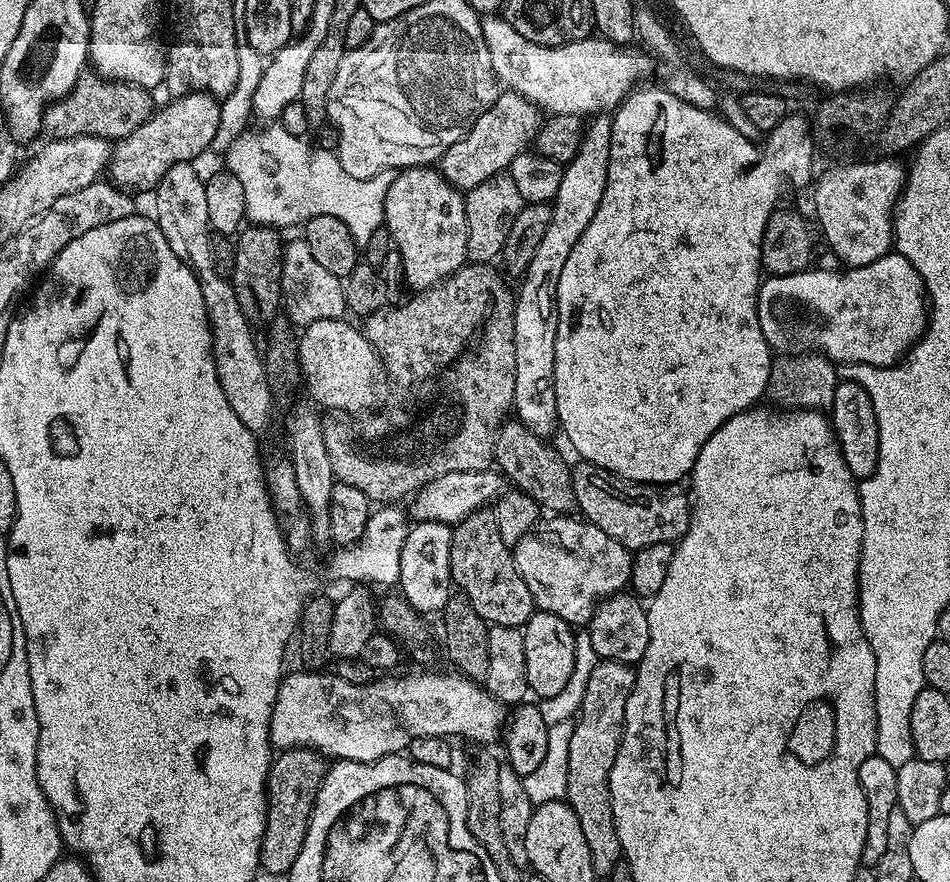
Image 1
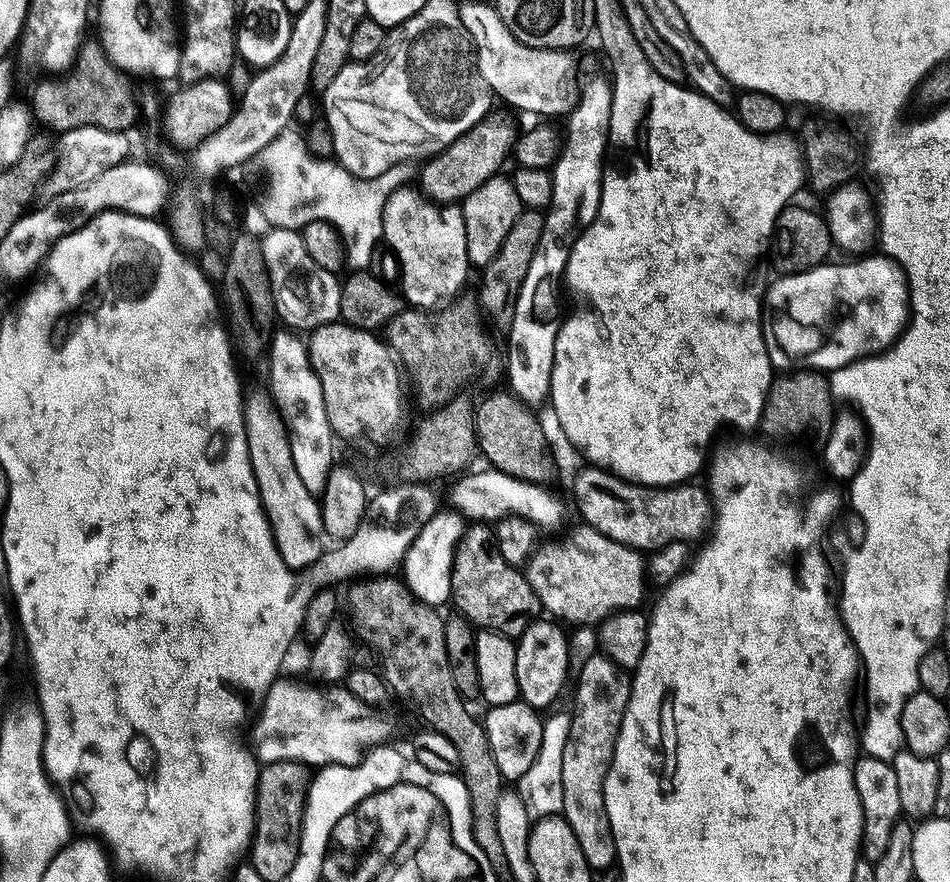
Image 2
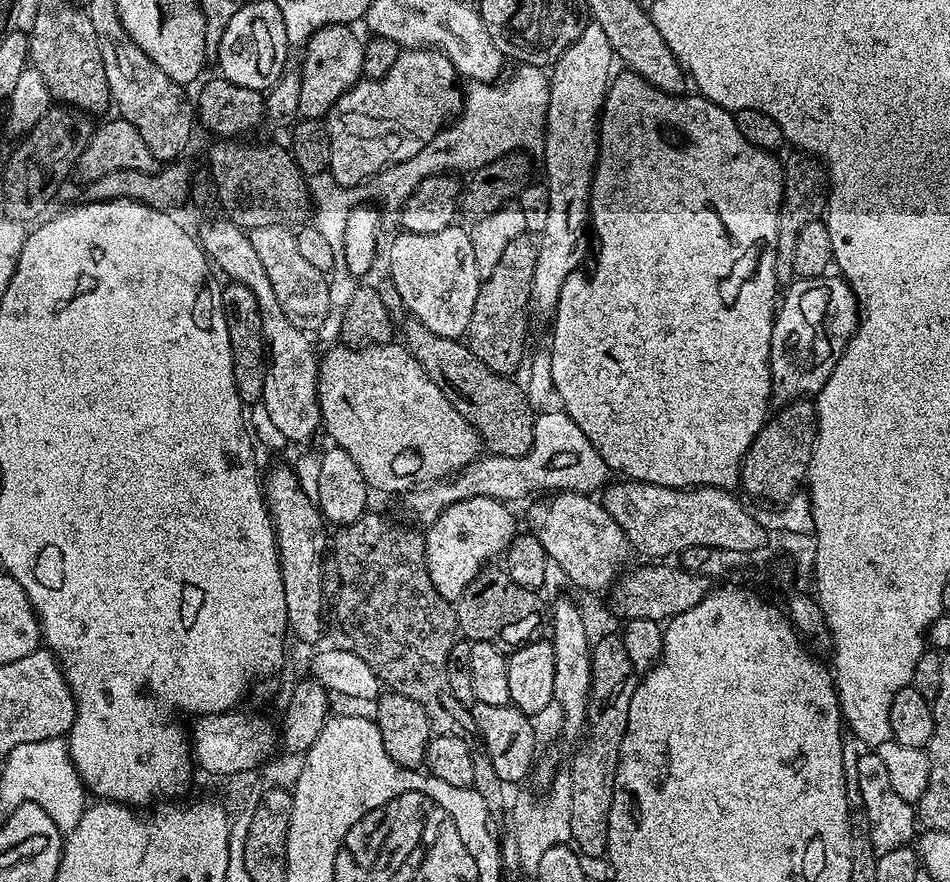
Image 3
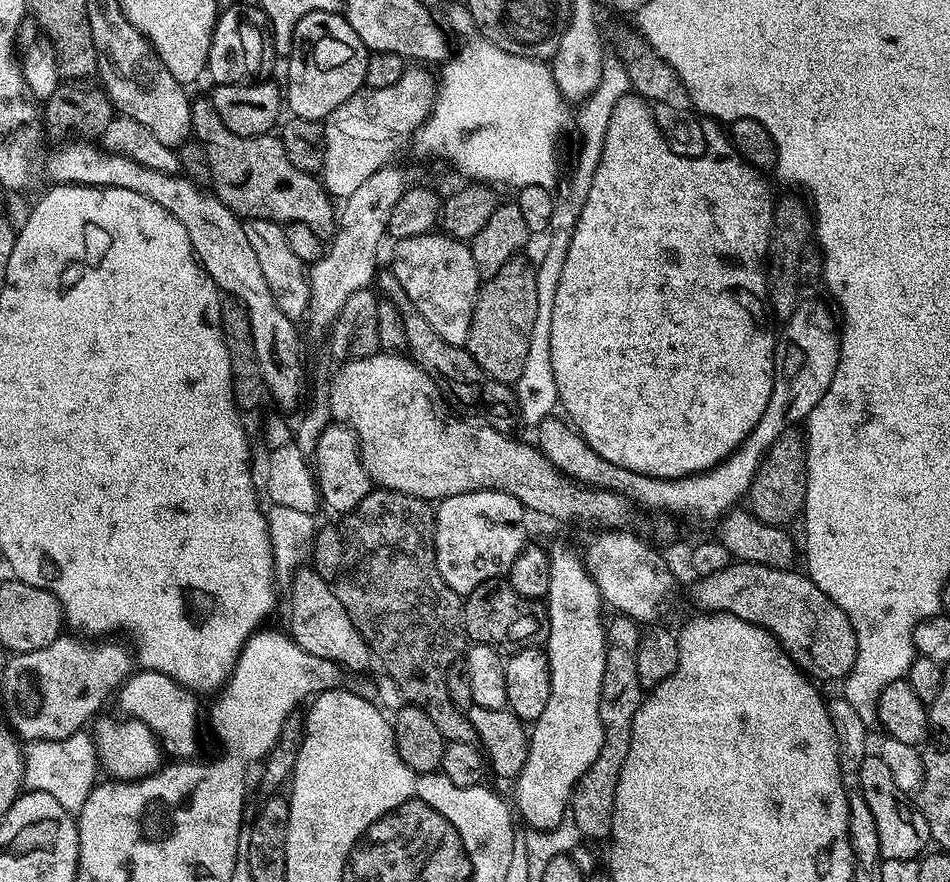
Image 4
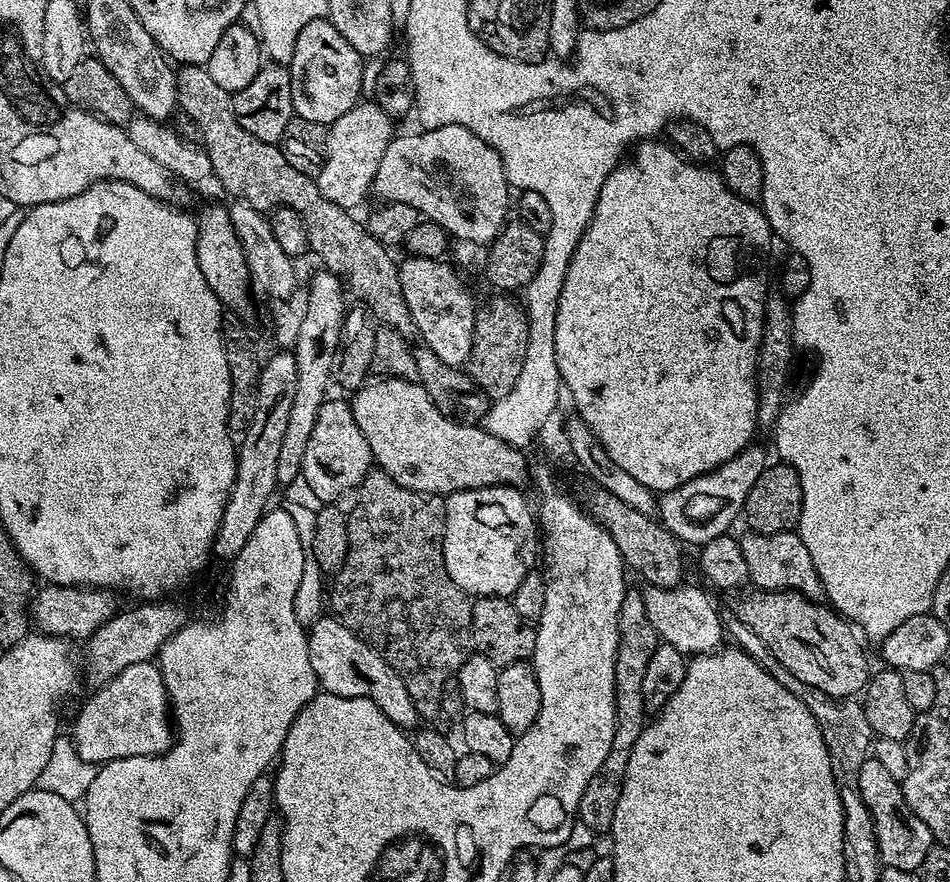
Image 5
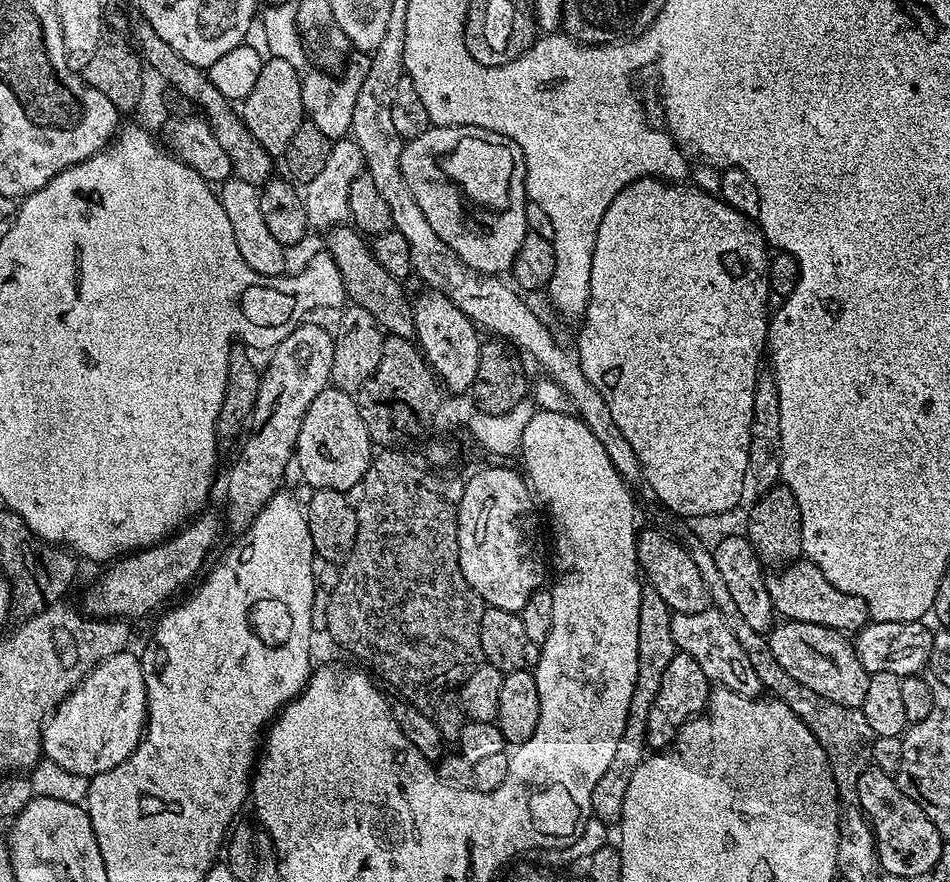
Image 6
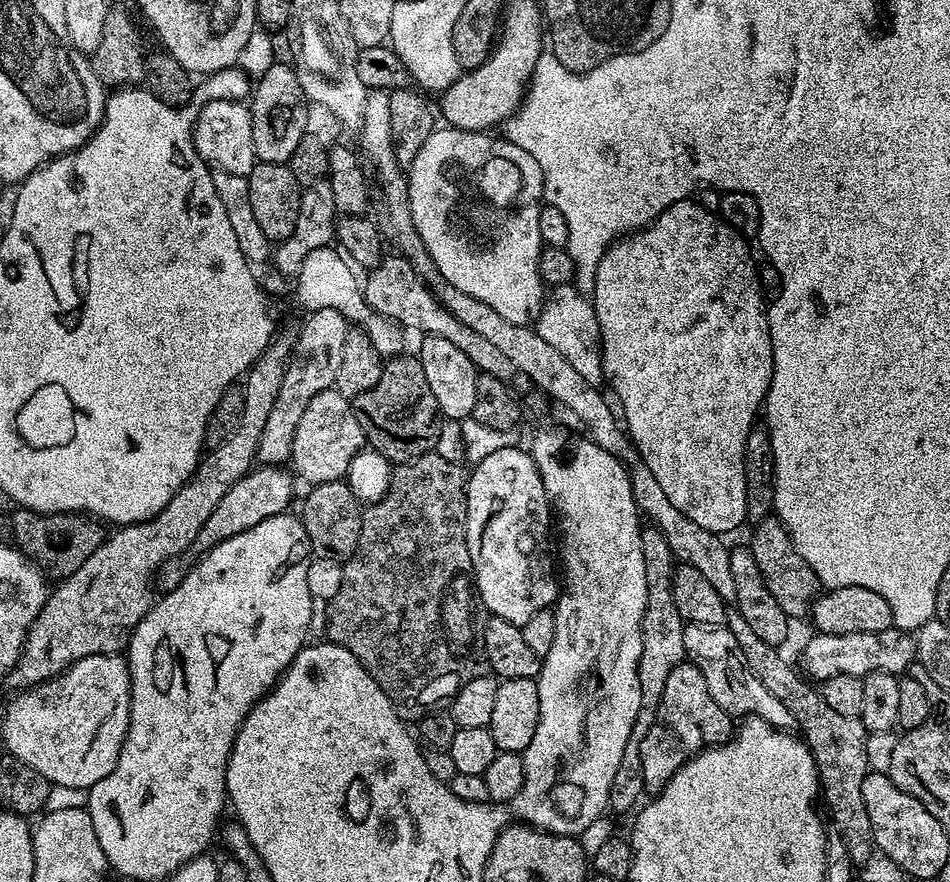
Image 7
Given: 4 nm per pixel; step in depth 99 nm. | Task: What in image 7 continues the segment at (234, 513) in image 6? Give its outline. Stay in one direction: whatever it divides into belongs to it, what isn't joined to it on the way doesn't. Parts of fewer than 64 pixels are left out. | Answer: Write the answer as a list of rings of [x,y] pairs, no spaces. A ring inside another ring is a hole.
[[[327,308],[309,312],[303,317],[304,325],[299,325],[296,345],[282,374],[282,386],[278,396],[270,406],[270,415],[266,417],[266,426],[262,429],[262,438],[258,438],[257,461],[264,466],[284,466],[292,459],[294,450],[294,430],[298,430],[298,421],[310,398],[322,394],[322,390],[333,387],[338,378],[338,366],[342,363],[342,342],[350,330],[350,322],[338,310]]]

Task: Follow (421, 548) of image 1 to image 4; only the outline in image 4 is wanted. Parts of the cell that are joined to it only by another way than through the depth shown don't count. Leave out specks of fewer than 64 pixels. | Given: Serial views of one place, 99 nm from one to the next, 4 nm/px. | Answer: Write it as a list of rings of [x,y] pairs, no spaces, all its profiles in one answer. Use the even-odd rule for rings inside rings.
[[[505,492],[454,494],[439,501],[436,514],[436,561],[446,586],[467,594],[482,582],[507,577],[510,566],[529,543],[529,513],[524,504]]]

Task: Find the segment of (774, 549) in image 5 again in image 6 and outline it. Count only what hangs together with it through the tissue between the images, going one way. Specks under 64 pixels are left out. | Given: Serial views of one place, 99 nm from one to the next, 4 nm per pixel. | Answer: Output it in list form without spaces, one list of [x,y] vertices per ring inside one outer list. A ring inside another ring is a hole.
[[[801,558],[773,572],[776,573],[767,577],[770,602],[784,620],[814,622],[814,626],[826,626],[845,634],[855,633],[869,623],[866,604],[857,596],[830,586],[830,582],[826,582],[826,574],[822,574],[814,562]]]

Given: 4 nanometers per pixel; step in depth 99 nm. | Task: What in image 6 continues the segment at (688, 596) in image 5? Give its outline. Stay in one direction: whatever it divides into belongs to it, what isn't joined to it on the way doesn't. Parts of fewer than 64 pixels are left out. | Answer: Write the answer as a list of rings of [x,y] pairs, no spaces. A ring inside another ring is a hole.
[[[710,606],[698,614],[675,613],[670,622],[670,634],[674,634],[677,649],[690,654],[713,685],[738,692],[741,696],[754,698],[761,693],[760,679],[754,674],[754,666],[750,666],[750,658],[746,658],[746,650],[742,650],[742,642],[734,638],[734,630],[726,626],[726,618],[722,618],[715,608]]]

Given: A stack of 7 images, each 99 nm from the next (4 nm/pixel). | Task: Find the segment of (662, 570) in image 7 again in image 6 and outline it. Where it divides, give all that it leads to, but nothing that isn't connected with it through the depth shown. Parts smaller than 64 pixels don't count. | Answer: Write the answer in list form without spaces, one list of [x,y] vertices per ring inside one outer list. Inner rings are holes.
[[[644,586],[640,590],[640,605],[638,606],[638,676],[634,686],[634,694],[630,698],[630,710],[626,718],[626,730],[622,730],[622,738],[618,742],[618,750],[610,766],[606,766],[606,774],[598,778],[598,786],[594,786],[592,799],[592,814],[607,826],[620,823],[622,802],[626,802],[626,788],[630,786],[630,778],[634,778],[634,770],[644,760],[646,741],[648,738],[648,715],[650,706],[662,682],[662,670],[674,658],[678,651],[674,642],[674,634],[670,634],[670,622],[674,613],[662,602],[658,590]]]

